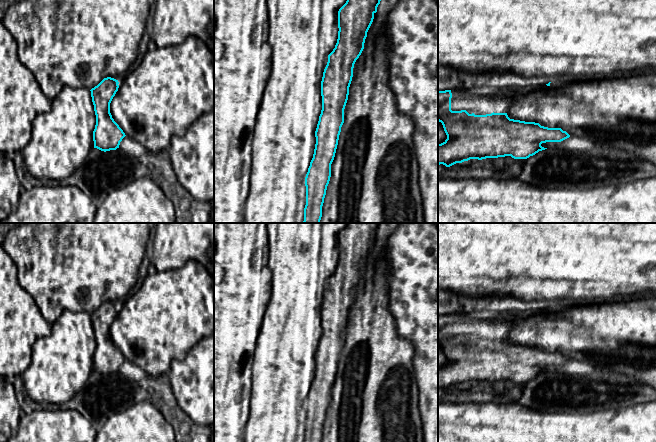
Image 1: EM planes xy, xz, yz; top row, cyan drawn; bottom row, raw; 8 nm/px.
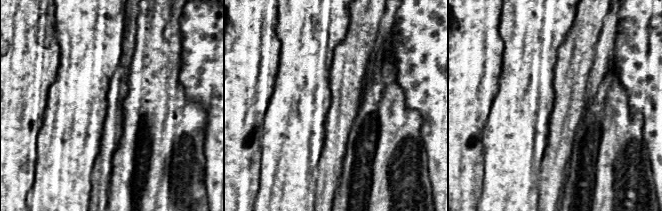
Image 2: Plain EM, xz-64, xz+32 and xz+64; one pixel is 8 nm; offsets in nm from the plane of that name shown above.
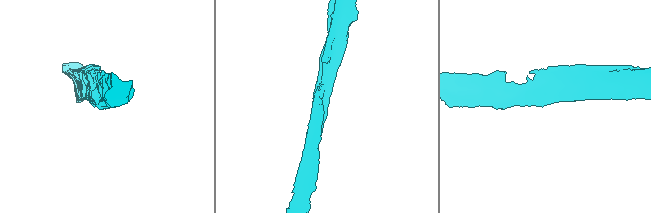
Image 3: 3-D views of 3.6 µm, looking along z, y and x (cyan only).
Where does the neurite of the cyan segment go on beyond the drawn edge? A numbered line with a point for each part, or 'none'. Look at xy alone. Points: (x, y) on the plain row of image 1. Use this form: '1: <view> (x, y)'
none

